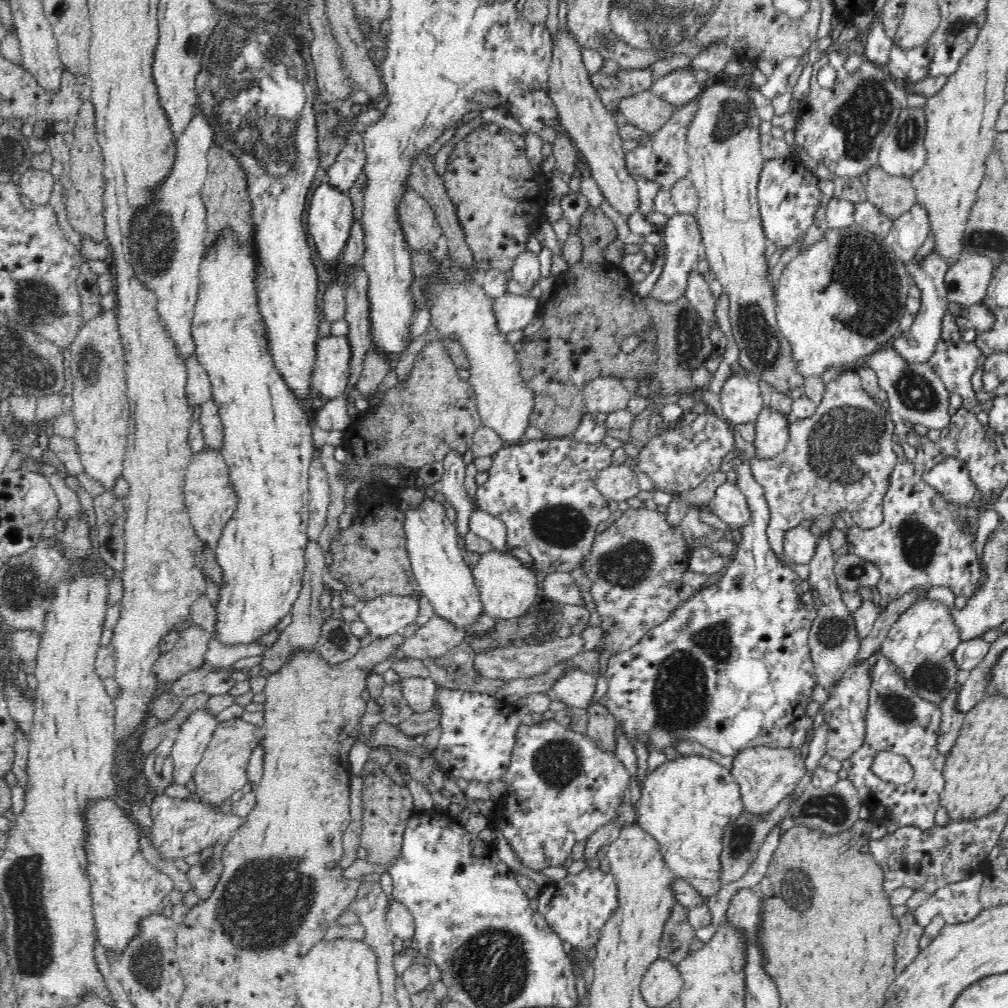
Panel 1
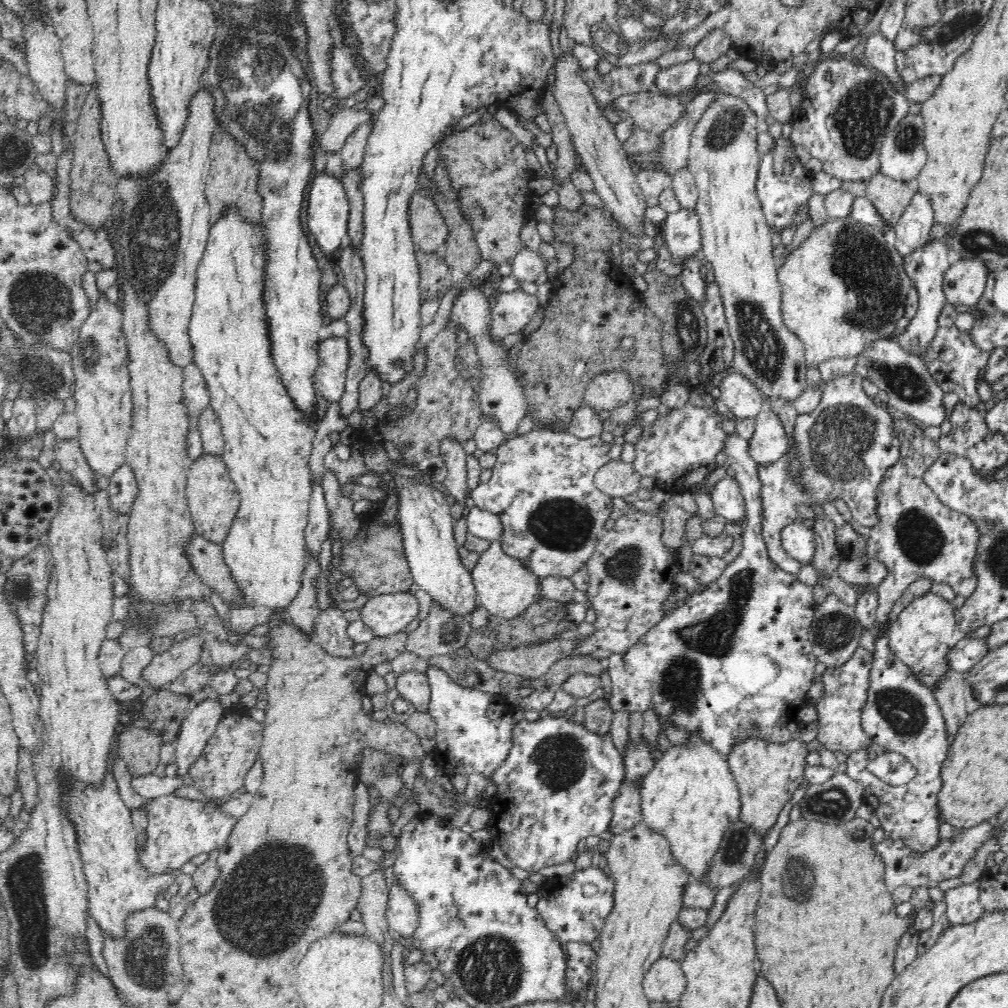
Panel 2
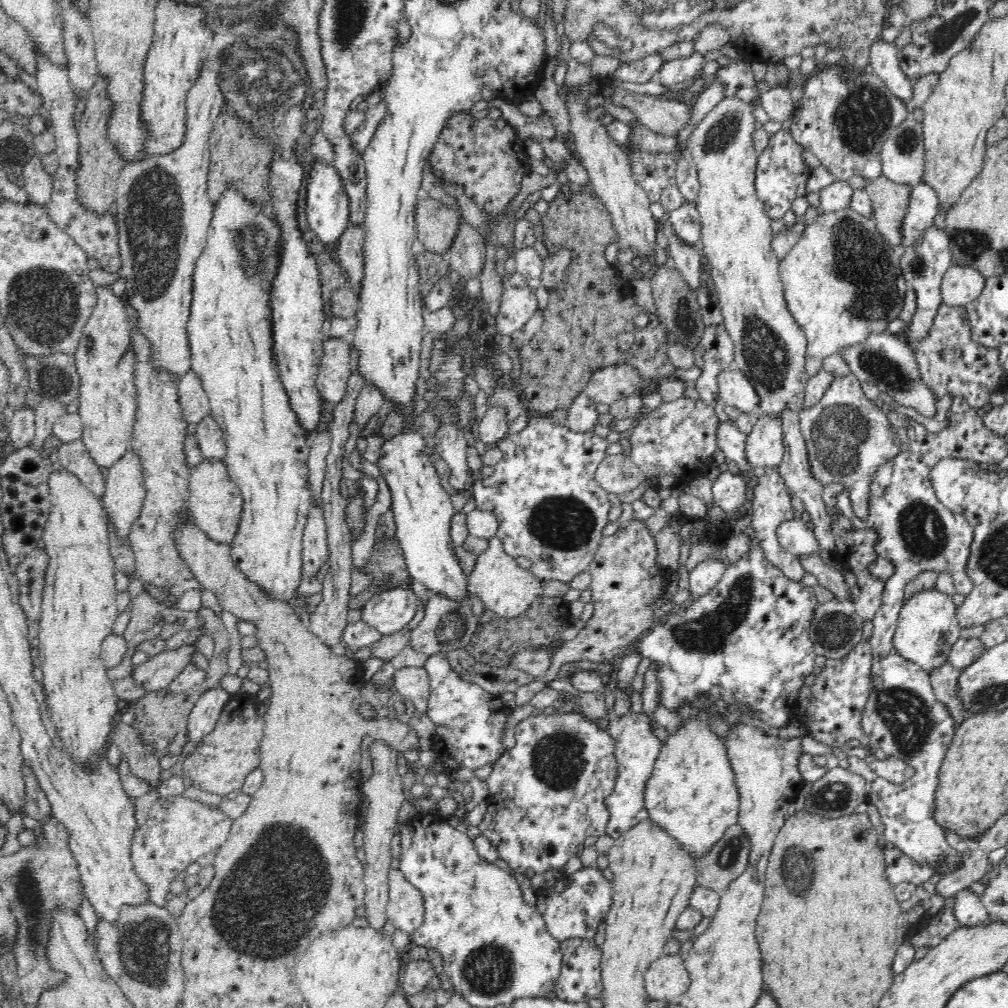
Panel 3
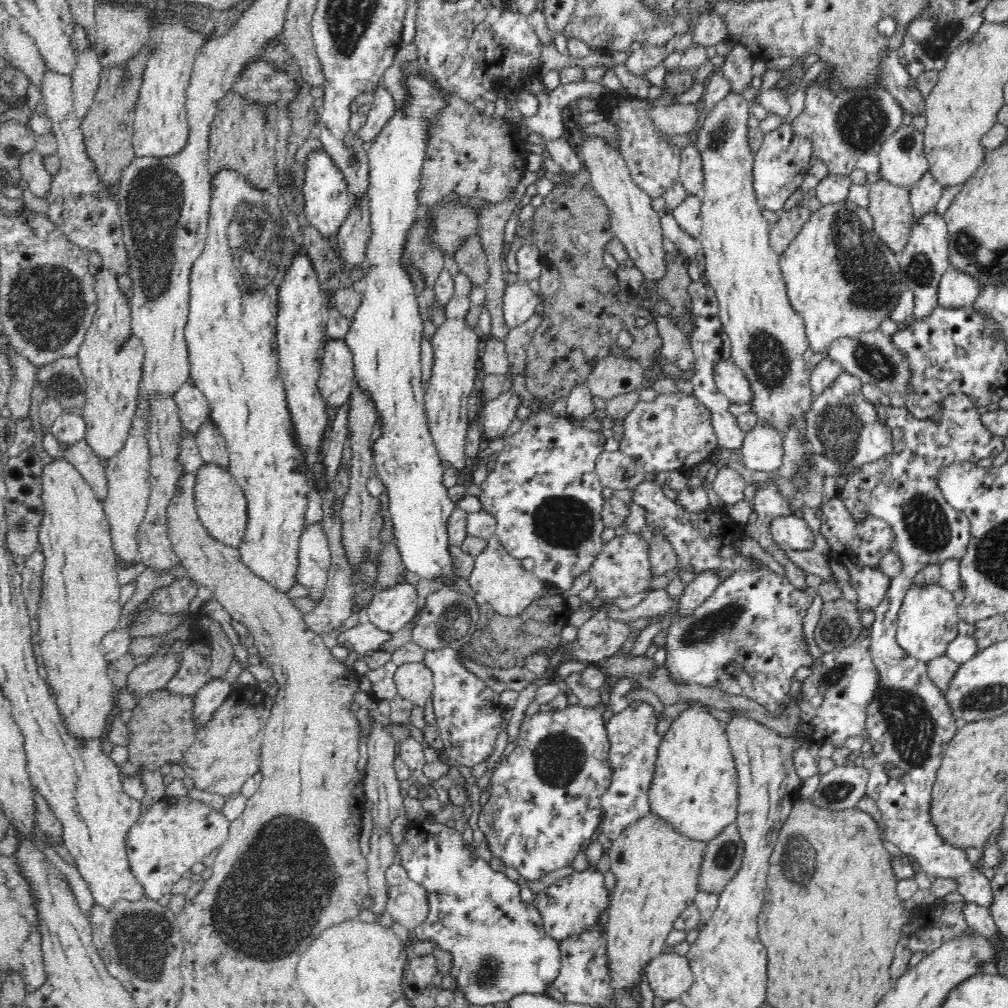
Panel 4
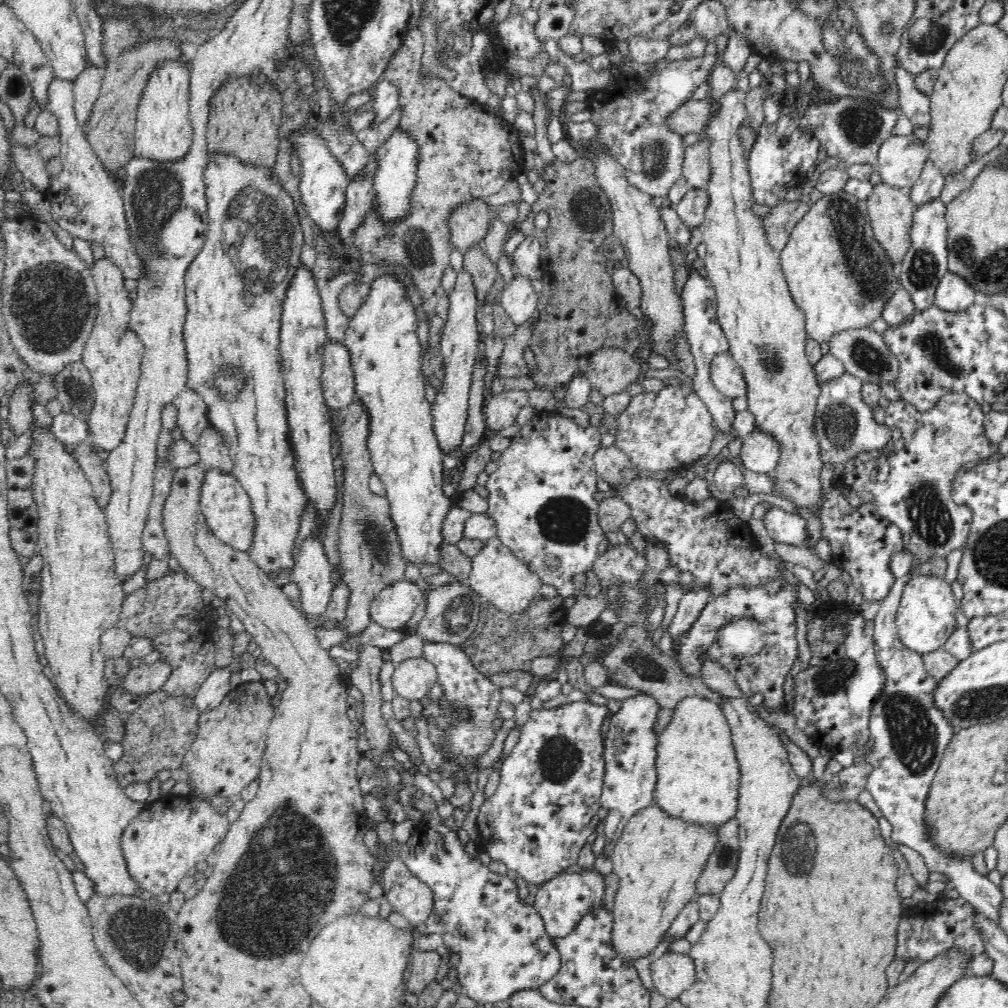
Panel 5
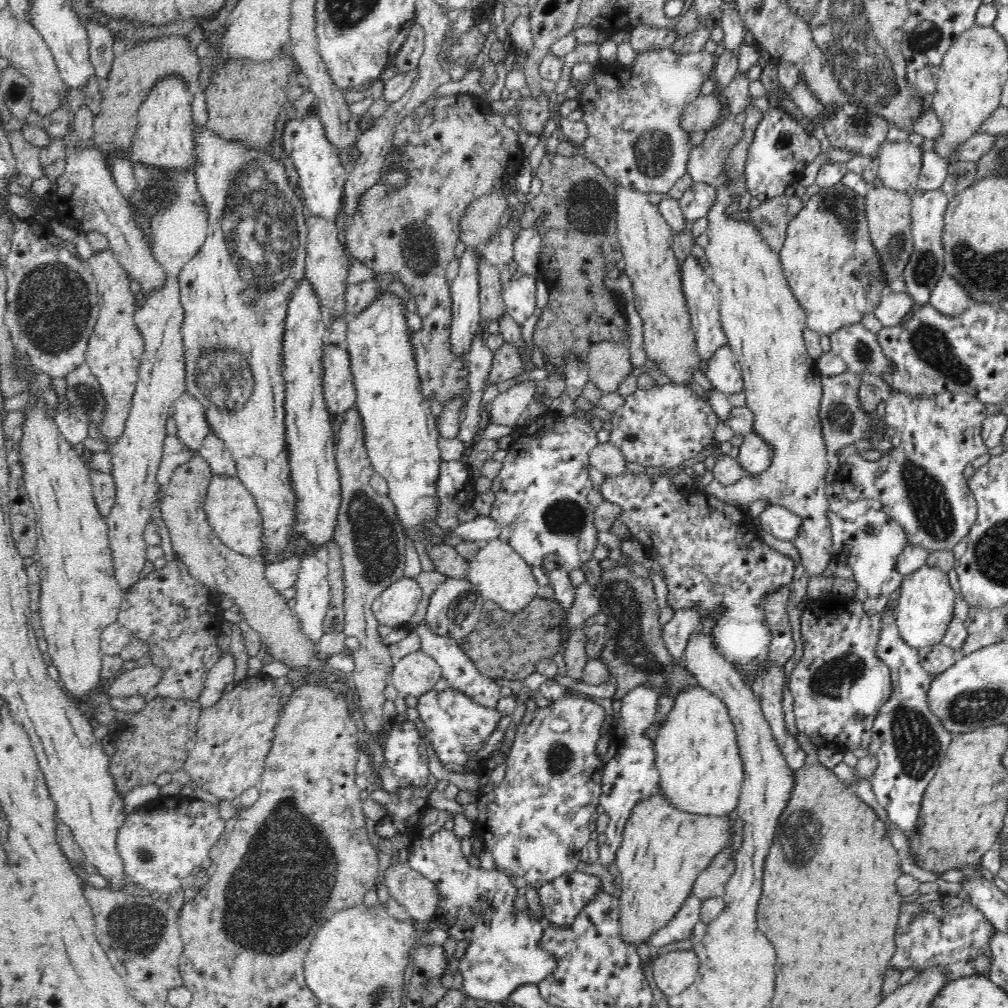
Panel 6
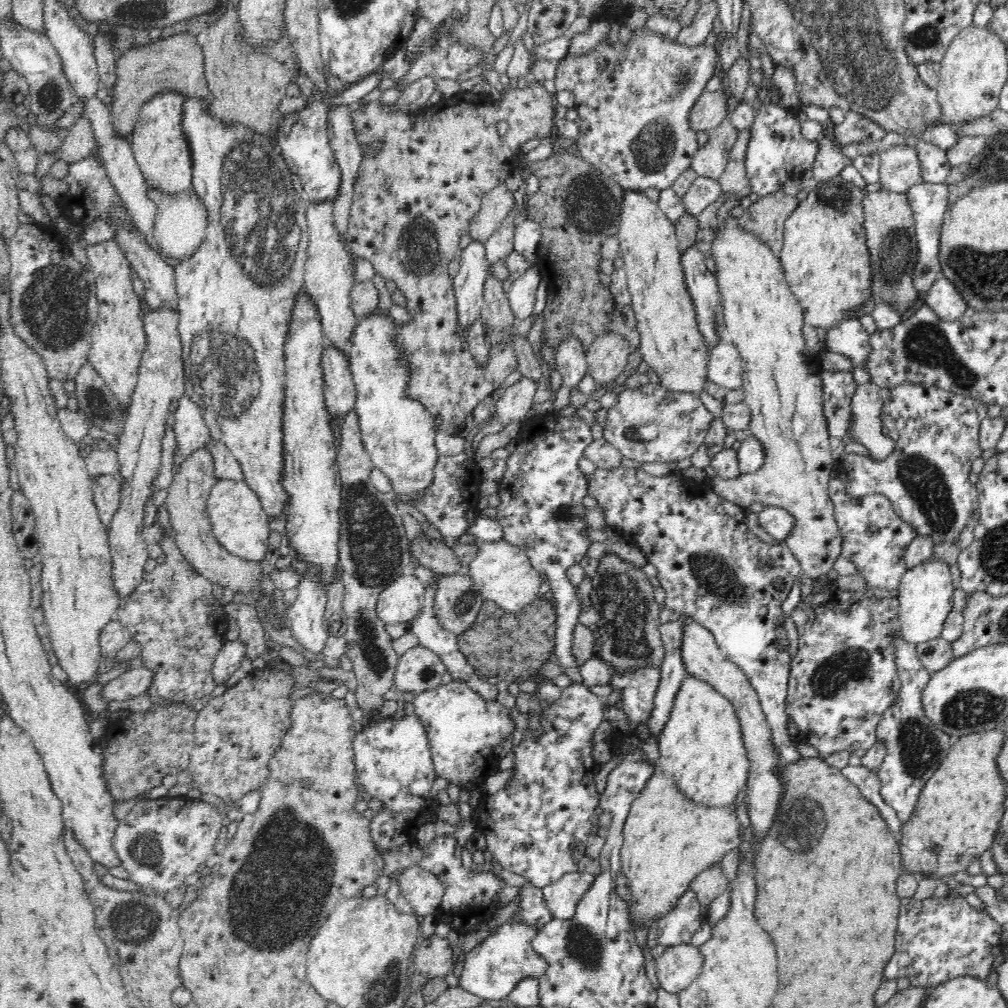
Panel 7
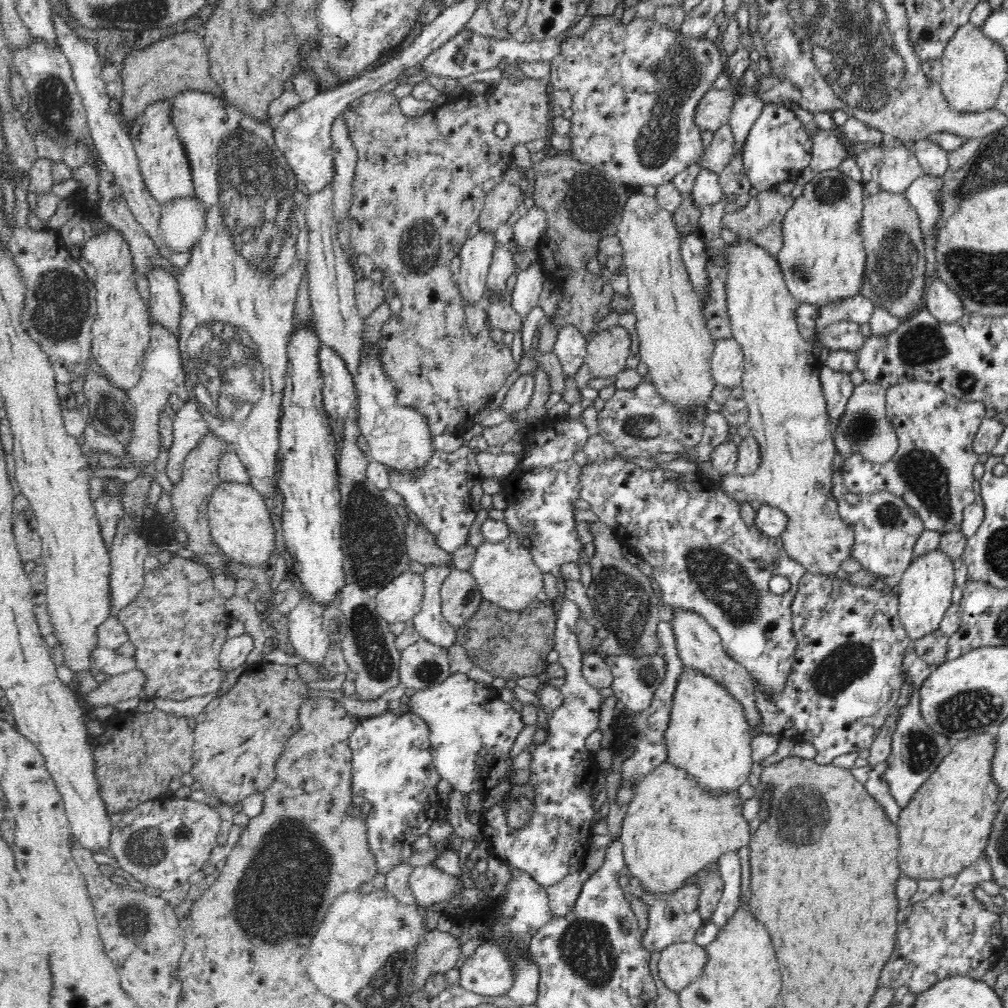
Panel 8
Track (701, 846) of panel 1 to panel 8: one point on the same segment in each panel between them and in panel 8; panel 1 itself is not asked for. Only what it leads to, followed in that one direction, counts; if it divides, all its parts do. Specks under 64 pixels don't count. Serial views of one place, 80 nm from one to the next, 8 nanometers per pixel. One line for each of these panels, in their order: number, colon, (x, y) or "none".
2: (690, 797)
3: (691, 794)
4: (694, 789)
5: (698, 777)
6: (701, 772)
7: (701, 749)
8: (708, 737)

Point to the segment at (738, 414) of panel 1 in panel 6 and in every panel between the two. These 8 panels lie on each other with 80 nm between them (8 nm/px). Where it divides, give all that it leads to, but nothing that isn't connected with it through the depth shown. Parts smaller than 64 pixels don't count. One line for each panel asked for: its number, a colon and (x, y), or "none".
2: (740, 395)
3: (734, 388)
4: (732, 383)
5: (728, 379)
6: (723, 371)

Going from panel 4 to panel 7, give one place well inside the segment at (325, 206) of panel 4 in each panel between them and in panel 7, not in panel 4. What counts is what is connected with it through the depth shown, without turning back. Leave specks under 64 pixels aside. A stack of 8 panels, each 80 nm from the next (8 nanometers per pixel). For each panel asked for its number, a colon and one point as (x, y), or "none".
5: (323, 184)
6: (322, 176)
7: (302, 138)

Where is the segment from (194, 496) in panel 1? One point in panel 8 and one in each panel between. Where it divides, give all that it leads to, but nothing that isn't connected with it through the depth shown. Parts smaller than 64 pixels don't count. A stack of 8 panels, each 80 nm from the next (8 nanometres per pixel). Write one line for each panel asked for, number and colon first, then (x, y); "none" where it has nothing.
2: (212, 499)
3: (215, 503)
4: (220, 504)
5: (226, 507)
6: (231, 511)
7: (238, 521)
8: (240, 524)

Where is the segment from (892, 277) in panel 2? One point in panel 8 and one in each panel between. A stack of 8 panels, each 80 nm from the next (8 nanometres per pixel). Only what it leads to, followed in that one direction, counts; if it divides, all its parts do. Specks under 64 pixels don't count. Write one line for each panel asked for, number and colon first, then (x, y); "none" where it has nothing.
3: (842, 281)
4: (842, 280)
5: (840, 277)
6: (831, 266)
7: (826, 262)
8: (823, 260)

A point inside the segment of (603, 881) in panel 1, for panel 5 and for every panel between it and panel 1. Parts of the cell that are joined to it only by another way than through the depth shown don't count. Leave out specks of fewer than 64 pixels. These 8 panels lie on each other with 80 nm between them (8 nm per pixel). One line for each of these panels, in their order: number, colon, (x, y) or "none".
2: (574, 907)
3: (575, 905)
4: (572, 905)
5: (563, 901)

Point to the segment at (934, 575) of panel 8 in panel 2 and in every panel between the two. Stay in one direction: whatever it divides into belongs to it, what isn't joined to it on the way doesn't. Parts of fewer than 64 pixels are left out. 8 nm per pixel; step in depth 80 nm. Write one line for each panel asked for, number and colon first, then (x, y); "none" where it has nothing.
2: (922, 636)
3: (927, 627)
4: (928, 620)
5: (926, 618)
6: (925, 606)
7: (925, 592)

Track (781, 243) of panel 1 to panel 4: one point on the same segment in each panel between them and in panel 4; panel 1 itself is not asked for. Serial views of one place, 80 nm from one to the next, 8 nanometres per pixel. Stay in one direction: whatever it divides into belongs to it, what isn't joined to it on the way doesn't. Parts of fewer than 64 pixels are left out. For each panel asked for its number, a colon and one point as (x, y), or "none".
2: (784, 187)
3: (781, 176)
4: (780, 164)

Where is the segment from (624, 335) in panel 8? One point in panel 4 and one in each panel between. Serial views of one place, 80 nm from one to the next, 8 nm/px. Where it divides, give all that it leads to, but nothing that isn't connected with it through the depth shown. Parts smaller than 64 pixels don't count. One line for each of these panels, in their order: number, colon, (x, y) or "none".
4: (612, 377)
5: (611, 371)
6: (609, 364)
7: (607, 356)

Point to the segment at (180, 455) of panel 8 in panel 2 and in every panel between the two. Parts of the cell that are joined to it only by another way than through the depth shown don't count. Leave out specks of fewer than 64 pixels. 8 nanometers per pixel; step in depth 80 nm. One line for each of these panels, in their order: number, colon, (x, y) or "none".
2: (196, 395)
3: (194, 401)
4: (194, 410)
5: (192, 418)
6: (188, 413)
7: (191, 431)

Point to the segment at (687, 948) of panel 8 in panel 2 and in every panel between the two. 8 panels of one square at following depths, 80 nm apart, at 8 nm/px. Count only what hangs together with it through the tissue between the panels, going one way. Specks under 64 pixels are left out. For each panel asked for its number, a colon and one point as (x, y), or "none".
2: (664, 982)
3: (667, 979)
4: (668, 976)
5: (672, 973)
6: (675, 971)
7: (678, 966)

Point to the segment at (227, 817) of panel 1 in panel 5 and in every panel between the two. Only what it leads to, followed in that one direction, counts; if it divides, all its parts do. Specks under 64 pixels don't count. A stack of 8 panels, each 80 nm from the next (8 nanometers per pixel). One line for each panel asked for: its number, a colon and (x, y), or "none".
2: (178, 829)
3: (179, 831)
4: (176, 833)
5: (171, 836)

